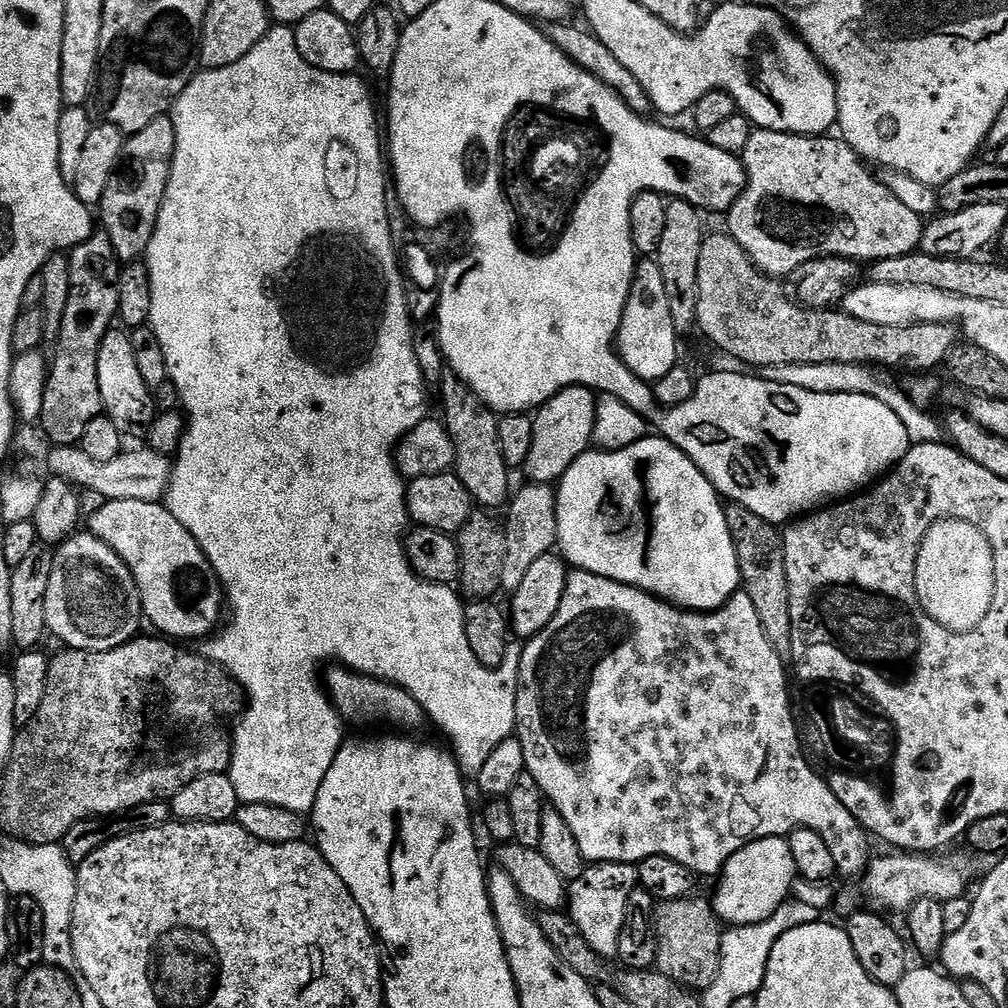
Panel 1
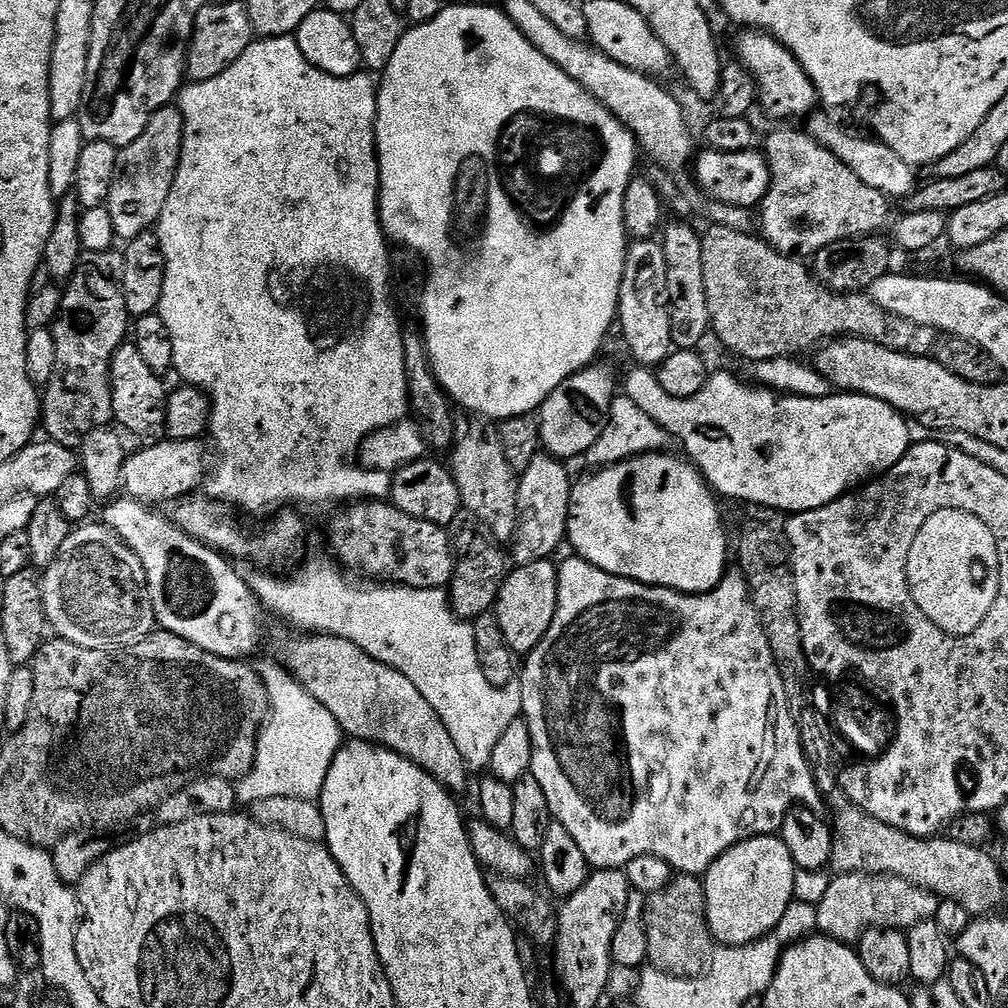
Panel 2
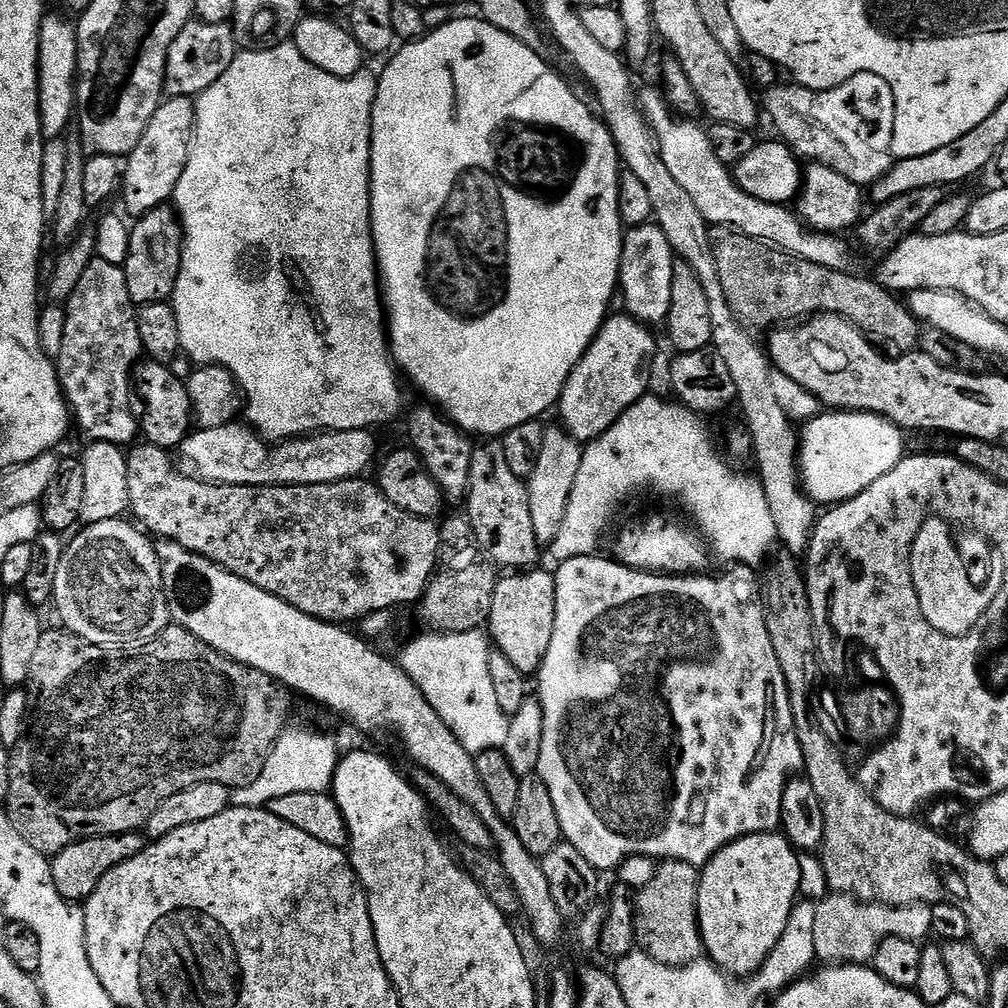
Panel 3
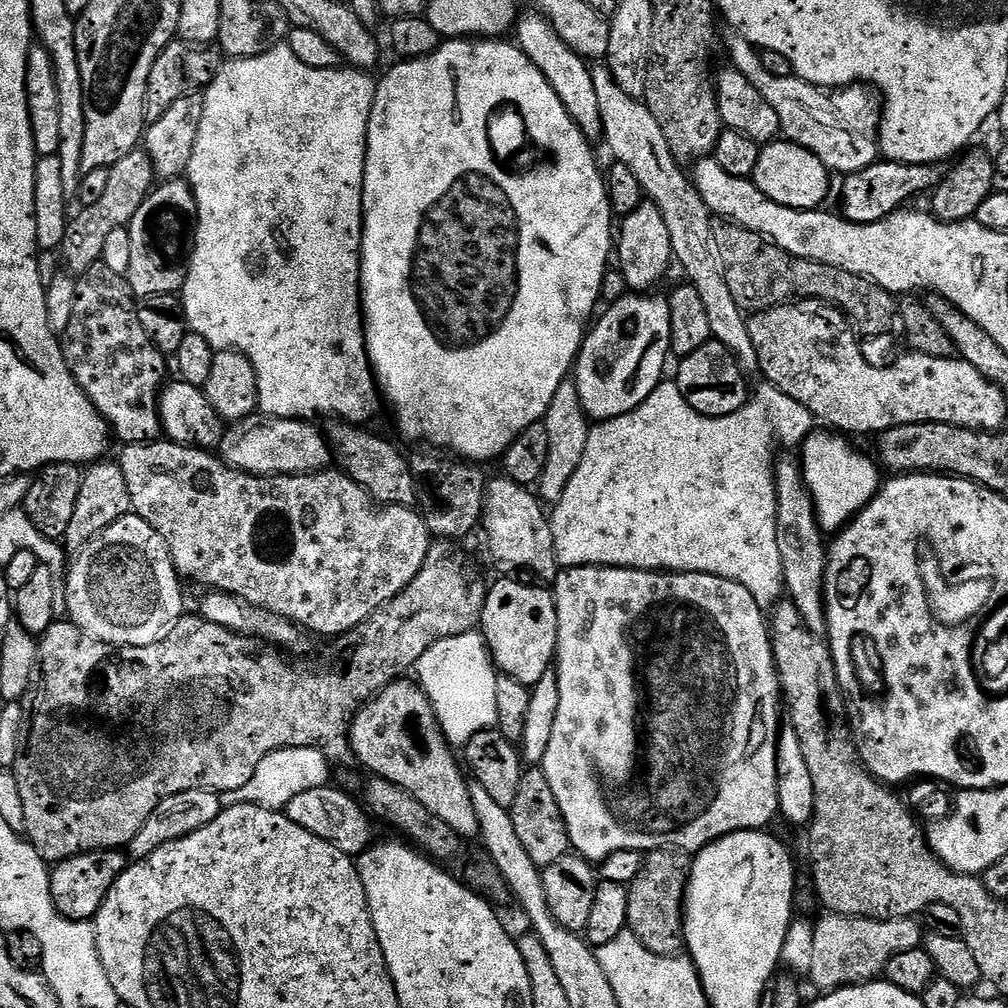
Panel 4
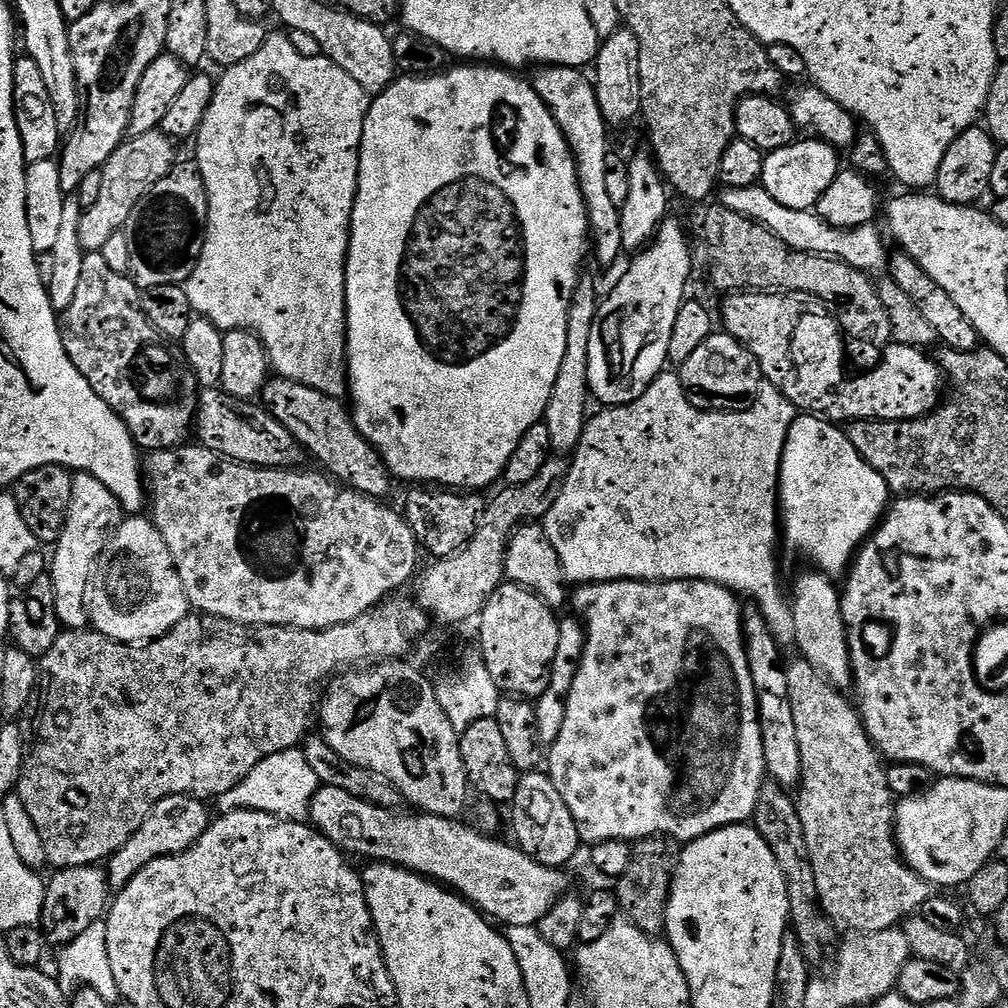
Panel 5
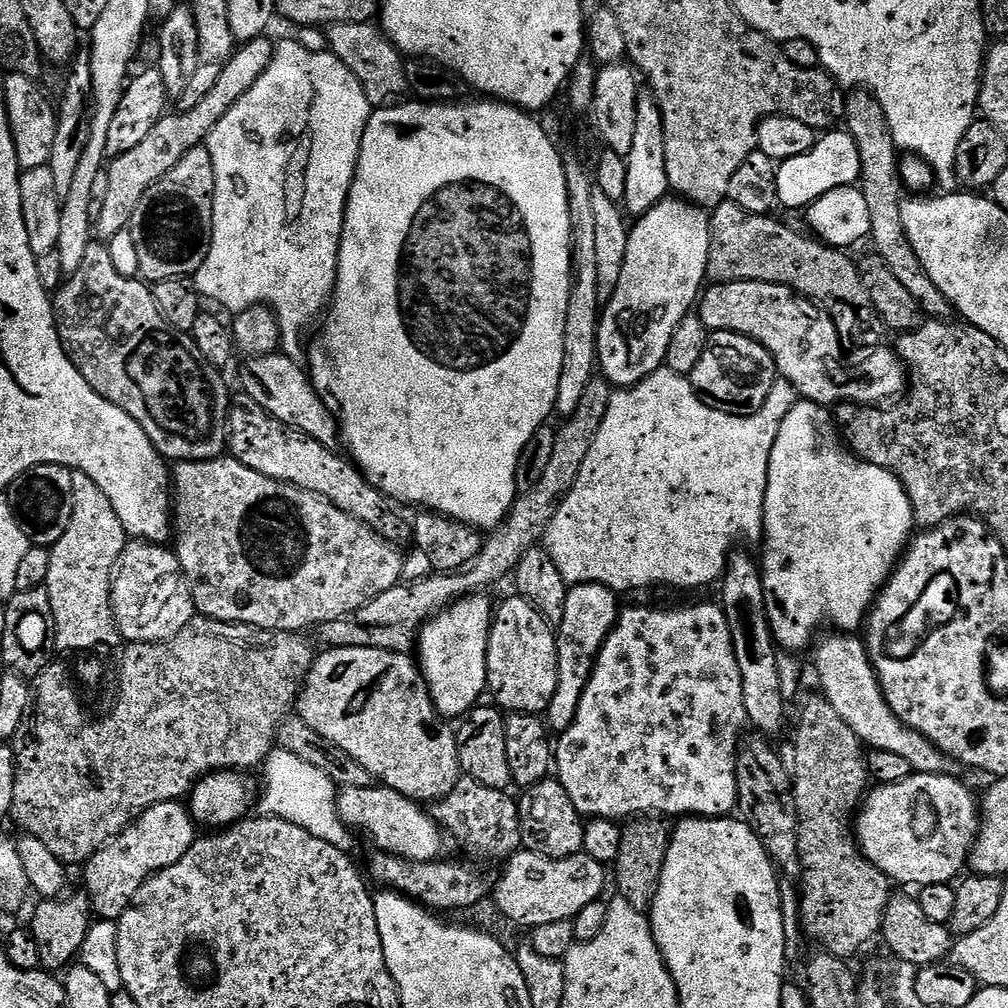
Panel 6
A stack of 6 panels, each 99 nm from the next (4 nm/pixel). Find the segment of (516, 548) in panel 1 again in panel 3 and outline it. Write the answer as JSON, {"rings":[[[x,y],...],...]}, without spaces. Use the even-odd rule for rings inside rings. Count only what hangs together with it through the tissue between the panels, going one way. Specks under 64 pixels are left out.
{"rings":[[[562,426],[555,427],[545,427],[542,455],[538,458],[538,466],[534,466],[534,474],[530,474],[526,481],[530,498],[530,526],[534,530],[534,538],[542,546],[551,546],[554,538],[558,538],[562,518],[566,518],[566,502],[570,502],[570,490],[574,490],[574,478],[578,478],[578,466],[582,466],[584,453],[581,441],[575,440]]]}

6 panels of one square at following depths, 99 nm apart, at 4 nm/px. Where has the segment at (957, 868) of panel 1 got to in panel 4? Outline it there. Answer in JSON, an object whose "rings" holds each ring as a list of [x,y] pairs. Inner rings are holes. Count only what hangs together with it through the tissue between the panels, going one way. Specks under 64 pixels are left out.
{"rings":[[[824,914],[824,917],[819,921],[815,921],[814,930],[814,959],[810,966],[810,970],[806,973],[807,979],[812,979],[812,984],[821,993],[833,992],[835,988],[849,988],[852,984],[866,984],[869,980],[875,980],[883,977],[884,968],[890,962],[890,958],[894,958],[898,953],[906,950],[914,950],[921,947],[922,941],[926,935],[925,929],[922,927],[919,919],[907,916],[906,918],[890,918],[889,920],[871,920],[870,918],[862,918],[861,916],[837,916],[835,914]]]}

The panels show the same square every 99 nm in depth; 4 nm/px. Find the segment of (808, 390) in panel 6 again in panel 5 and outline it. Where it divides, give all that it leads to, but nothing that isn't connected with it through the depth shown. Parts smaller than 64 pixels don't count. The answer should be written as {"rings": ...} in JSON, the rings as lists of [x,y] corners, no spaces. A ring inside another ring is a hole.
{"rings":[[[737,290],[725,295],[723,299],[723,331],[727,332],[729,336],[733,336],[738,342],[742,342],[742,346],[746,346],[750,350],[750,354],[754,354],[754,358],[758,358],[758,362],[764,371],[765,381],[774,385],[801,413],[822,416],[825,420],[831,420],[833,422],[851,422],[854,420],[916,420],[919,416],[927,416],[929,412],[933,412],[941,403],[940,380],[942,384],[942,373],[939,363],[937,363],[935,359],[928,360],[929,353],[918,348],[902,346],[901,344],[893,342],[889,344],[887,348],[883,349],[882,356],[884,356],[884,361],[882,361],[873,372],[868,372],[865,376],[848,377],[847,374],[844,373],[844,344],[846,345],[846,337],[840,327],[840,321],[837,320],[835,315],[830,311],[829,305],[825,304],[823,300],[817,300],[815,296],[807,296],[801,292]]]}

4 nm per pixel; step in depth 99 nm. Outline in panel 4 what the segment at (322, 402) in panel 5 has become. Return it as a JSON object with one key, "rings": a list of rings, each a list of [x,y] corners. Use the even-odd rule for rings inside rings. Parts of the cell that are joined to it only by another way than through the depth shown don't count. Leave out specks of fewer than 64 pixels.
{"rings":[[[336,422],[333,425],[332,429],[327,429],[326,435],[334,453],[335,463],[339,465],[345,476],[349,476],[354,482],[358,482],[358,486],[365,488],[379,504],[402,506],[403,508],[411,508],[416,504],[416,473],[410,470],[407,455],[403,456],[390,441],[364,432],[368,430],[363,427],[347,422]]]}

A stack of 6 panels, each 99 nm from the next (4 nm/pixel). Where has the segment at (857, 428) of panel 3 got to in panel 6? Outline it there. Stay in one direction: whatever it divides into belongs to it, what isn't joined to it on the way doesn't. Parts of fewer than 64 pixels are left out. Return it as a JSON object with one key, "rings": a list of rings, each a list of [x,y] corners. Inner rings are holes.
{"rings":[[[797,399],[790,414],[786,414],[786,418],[782,418],[782,426],[778,430],[778,438],[774,442],[774,450],[770,454],[766,498],[764,499],[764,535],[762,537],[764,553],[758,556],[760,578],[764,583],[764,602],[768,609],[768,625],[772,627],[772,635],[777,645],[785,653],[800,654],[800,651],[808,643],[811,645],[817,639],[816,631],[823,626],[824,620],[837,624],[840,627],[837,629],[841,633],[859,633],[860,623],[866,620],[880,589],[888,583],[888,577],[892,575],[902,553],[907,549],[910,537],[913,535],[912,528],[914,529],[912,503],[900,479],[882,466],[867,464],[864,460],[853,455],[846,447],[834,423],[833,413],[825,405],[816,404],[813,400]]]}

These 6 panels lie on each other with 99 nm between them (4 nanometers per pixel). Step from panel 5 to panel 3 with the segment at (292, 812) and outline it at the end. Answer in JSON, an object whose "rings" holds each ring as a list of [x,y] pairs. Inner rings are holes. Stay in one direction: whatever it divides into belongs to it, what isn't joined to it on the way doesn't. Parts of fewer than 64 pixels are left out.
{"rings":[[[292,728],[281,732],[268,756],[262,774],[250,786],[235,789],[230,800],[238,808],[263,808],[274,798],[282,798],[295,792],[328,792],[336,773],[338,751],[336,744],[320,732],[308,728]]]}

